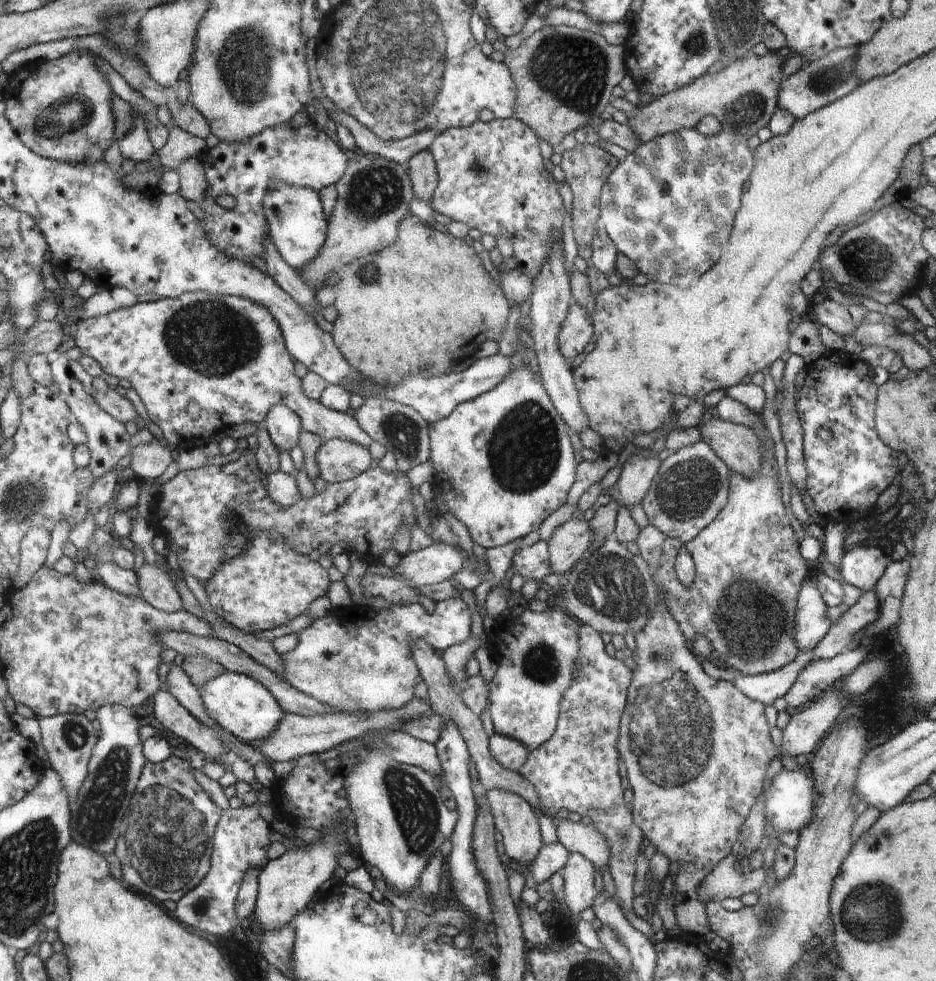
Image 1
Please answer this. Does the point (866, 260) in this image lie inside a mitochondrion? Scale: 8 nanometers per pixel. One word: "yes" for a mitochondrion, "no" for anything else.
yes

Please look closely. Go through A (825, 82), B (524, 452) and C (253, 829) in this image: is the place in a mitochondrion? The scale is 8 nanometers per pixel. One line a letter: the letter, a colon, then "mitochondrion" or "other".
A: mitochondrion
B: mitochondrion
C: other

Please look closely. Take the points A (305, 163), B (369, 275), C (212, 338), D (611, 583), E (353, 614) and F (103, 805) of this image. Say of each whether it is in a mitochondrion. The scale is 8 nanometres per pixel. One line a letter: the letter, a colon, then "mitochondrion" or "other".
A: other
B: mitochondrion
C: mitochondrion
D: mitochondrion
E: other
F: mitochondrion

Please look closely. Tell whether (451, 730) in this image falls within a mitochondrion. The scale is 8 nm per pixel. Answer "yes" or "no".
no

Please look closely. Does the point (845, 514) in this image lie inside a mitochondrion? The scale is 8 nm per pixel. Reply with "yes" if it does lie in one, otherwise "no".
no

